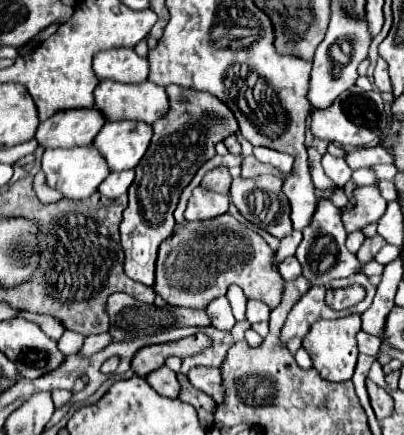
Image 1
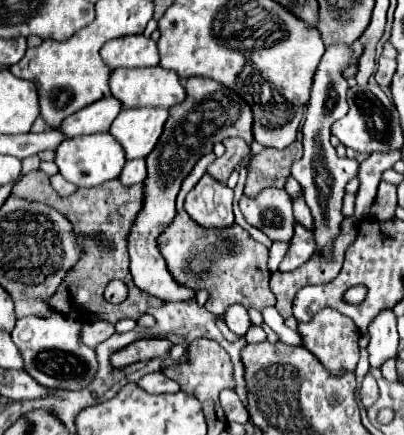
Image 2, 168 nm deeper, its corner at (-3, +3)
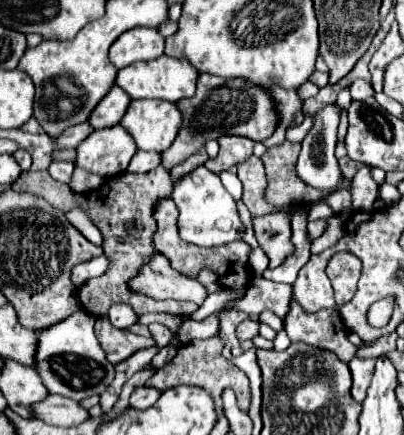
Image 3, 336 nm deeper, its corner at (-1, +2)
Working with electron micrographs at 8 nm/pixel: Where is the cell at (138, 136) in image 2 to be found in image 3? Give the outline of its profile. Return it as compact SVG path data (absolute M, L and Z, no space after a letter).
M139 99L131 101L127 113L121 119L121 125L133 137L137 149L141 151L165 151L181 123L181 111L175 103L161 99Z

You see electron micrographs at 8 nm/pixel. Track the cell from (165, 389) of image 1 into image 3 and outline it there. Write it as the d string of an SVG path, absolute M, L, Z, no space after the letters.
M137 387L131 395L131 407L147 409L161 397L161 391L155 387Z

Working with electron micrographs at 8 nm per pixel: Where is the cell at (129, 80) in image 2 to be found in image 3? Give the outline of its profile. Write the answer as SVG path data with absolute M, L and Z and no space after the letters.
M161 55L159 59L153 61L143 61L135 63L129 67L123 67L117 71L115 83L131 97L131 99L165 99L171 103L177 103L179 99L195 95L195 81L197 81L197 71L187 63L185 59L173 59L167 55Z

